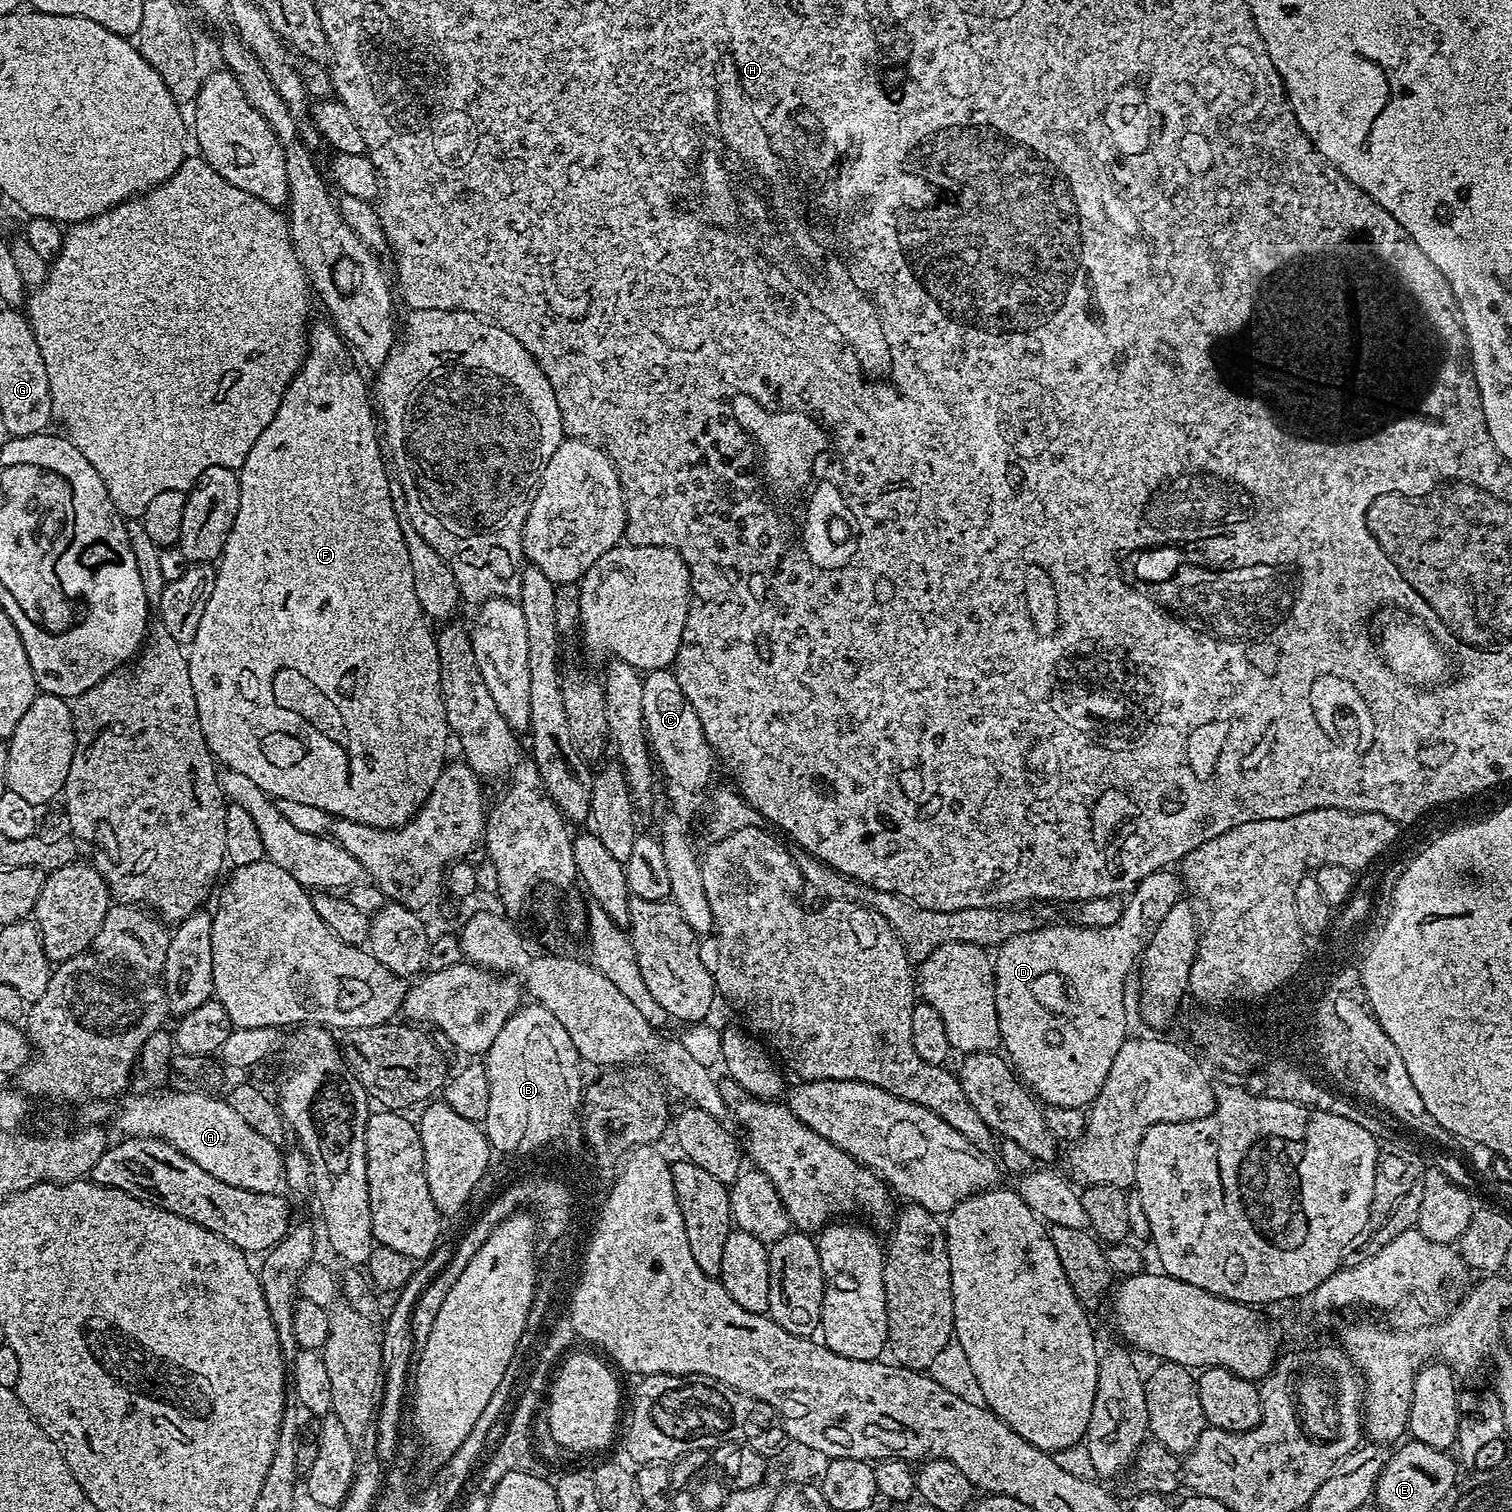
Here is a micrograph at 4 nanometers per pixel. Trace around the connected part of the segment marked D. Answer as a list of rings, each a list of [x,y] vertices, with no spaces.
[[[1120,912],[1115,918],[1116,924],[1108,924],[1105,928],[1075,928],[1072,924],[1056,924],[1050,928],[1042,926],[1034,932],[1012,938],[1001,945],[995,953],[996,1009],[998,1010],[1000,1043],[1017,1077],[1024,1081],[1024,1087],[1031,1091],[1037,1101],[1045,1105],[1054,1108],[1078,1109],[1091,1105],[1106,1082],[1106,1074],[1110,1074],[1110,1066],[1114,1066],[1114,1057],[1118,1055],[1122,1042],[1129,1035],[1128,1008],[1124,1005],[1124,990],[1126,991],[1126,981],[1131,974],[1133,957],[1146,946],[1144,940],[1136,940],[1136,920],[1132,920],[1132,912],[1128,912],[1127,915]]]

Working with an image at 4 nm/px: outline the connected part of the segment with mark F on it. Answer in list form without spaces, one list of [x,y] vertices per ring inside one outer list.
[[[328,322],[315,324],[310,328],[310,343],[304,363],[290,382],[278,406],[278,414],[274,414],[270,426],[258,434],[258,442],[250,446],[250,454],[246,454],[246,462],[238,470],[238,518],[234,518],[224,553],[215,565],[214,590],[210,590],[206,610],[202,610],[198,634],[194,634],[186,652],[190,686],[194,686],[206,746],[225,769],[246,774],[246,778],[276,800],[318,806],[318,810],[327,812],[329,817],[353,820],[370,827],[400,828],[424,805],[432,792],[432,784],[438,782],[442,767],[440,752],[447,750],[448,740],[450,744],[440,689],[438,646],[434,628],[431,628],[433,625],[414,592],[407,544],[403,541],[401,527],[391,505],[390,468],[384,462],[369,385],[367,388],[363,378],[348,365],[349,349],[333,325]]]

